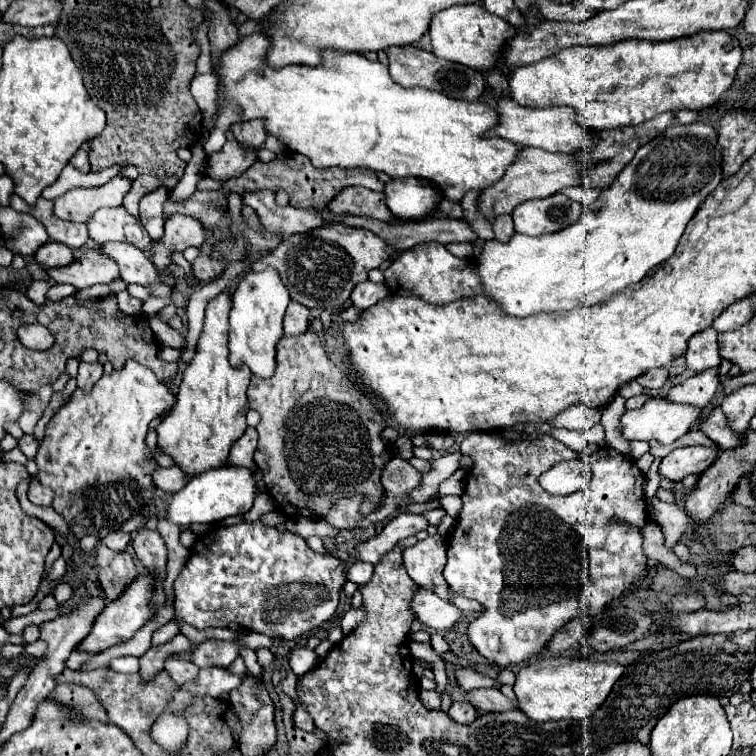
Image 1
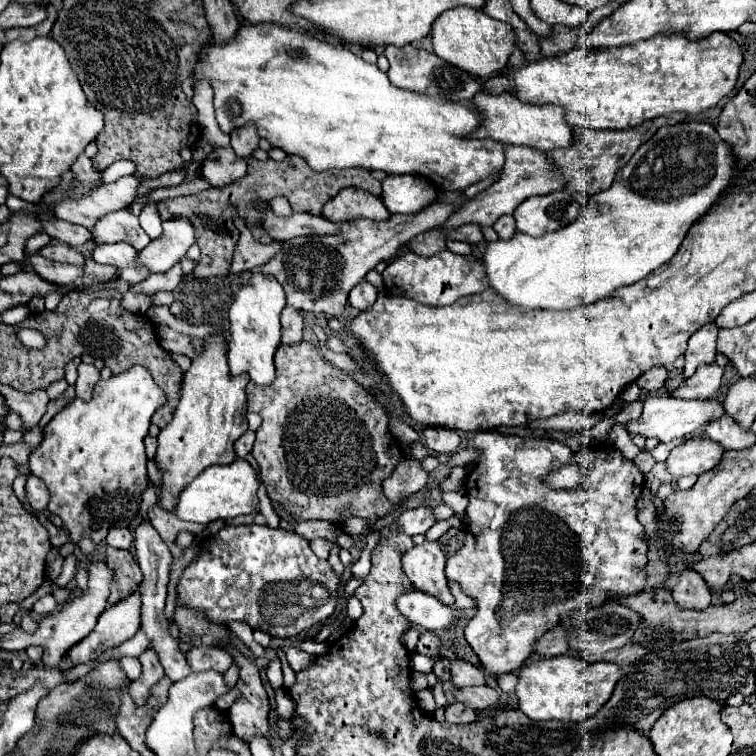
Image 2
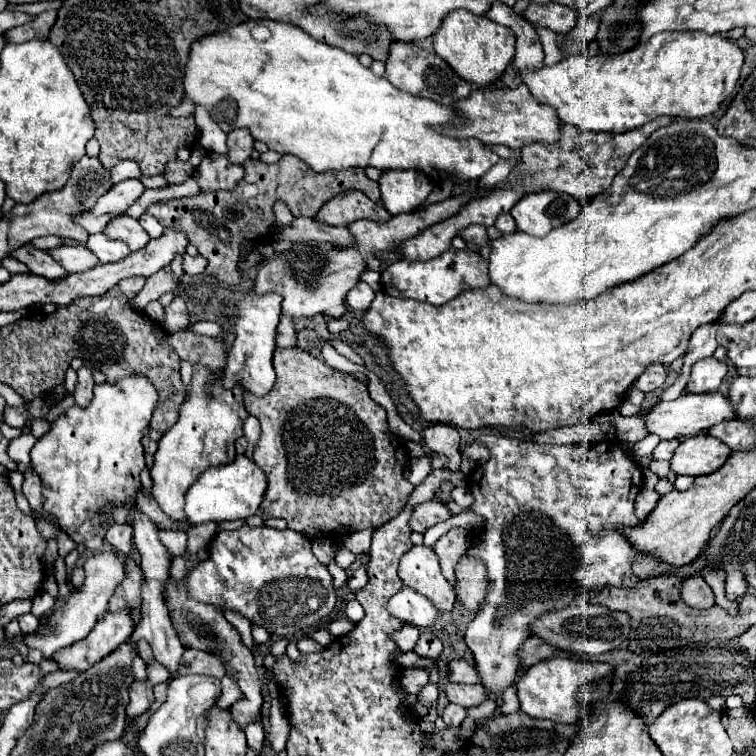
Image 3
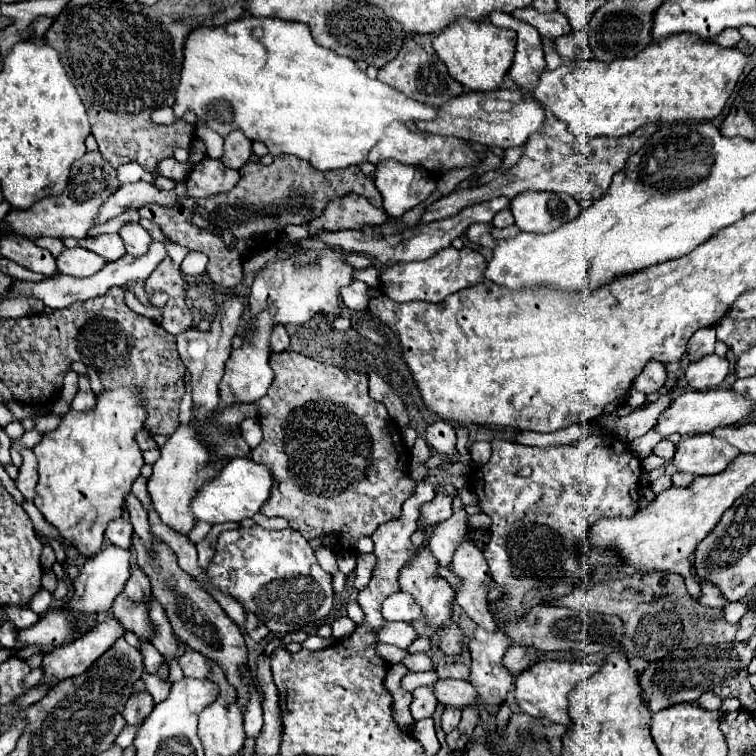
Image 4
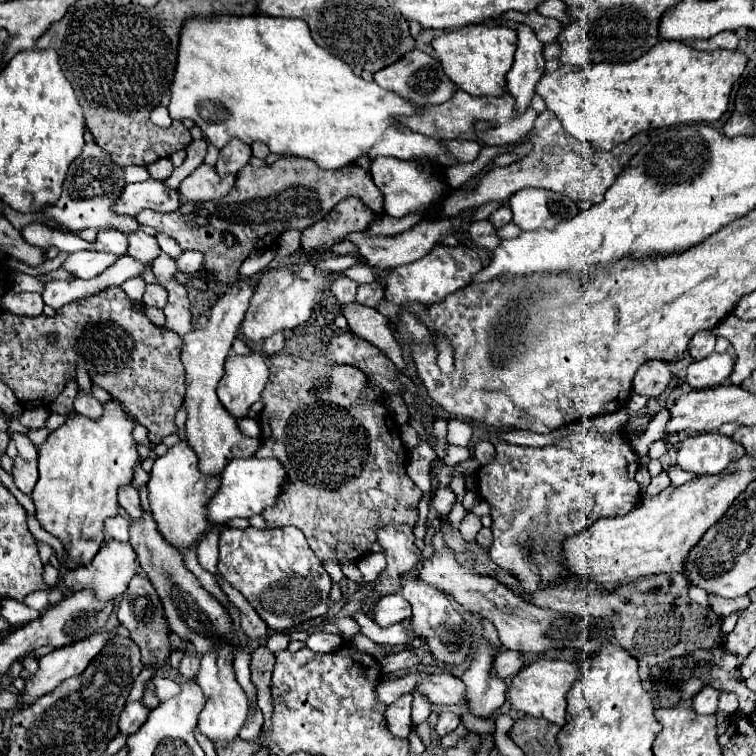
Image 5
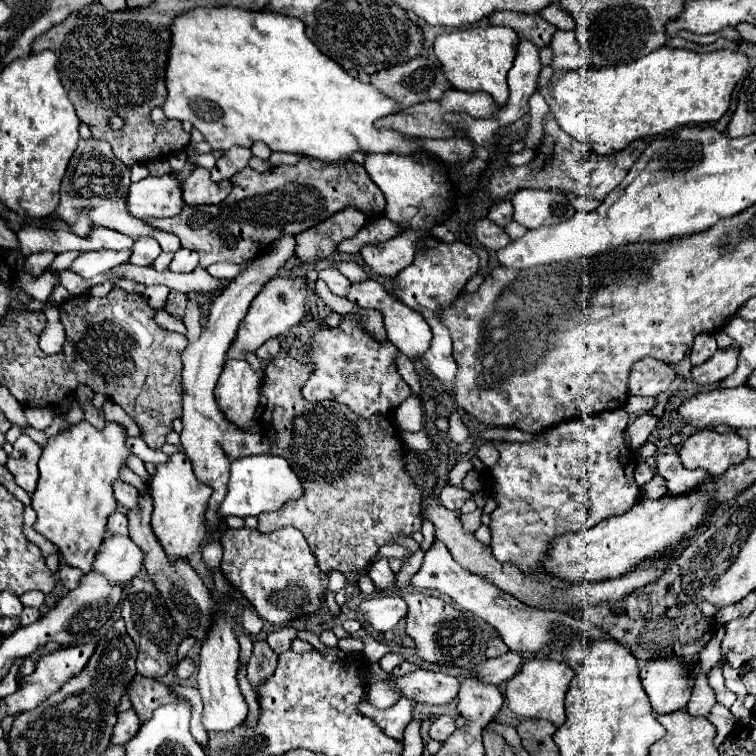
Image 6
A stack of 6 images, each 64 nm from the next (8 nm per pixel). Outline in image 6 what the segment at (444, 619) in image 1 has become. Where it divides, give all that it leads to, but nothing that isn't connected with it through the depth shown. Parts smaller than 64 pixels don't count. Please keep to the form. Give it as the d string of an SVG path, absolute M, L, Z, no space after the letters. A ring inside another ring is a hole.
M376 596L362 600L356 610L364 616L364 624L374 632L388 632L407 614L408 606L402 596Z

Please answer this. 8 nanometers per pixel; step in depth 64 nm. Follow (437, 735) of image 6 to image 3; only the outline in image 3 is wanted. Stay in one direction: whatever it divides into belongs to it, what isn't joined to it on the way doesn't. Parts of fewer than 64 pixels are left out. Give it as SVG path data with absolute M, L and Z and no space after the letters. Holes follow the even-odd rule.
M448 704L446 708L444 708L444 714L442 714L442 718L444 718L444 722L446 722L446 726L460 726L462 724L462 720L466 718L466 708L462 708L462 706L456 706L456 704Z

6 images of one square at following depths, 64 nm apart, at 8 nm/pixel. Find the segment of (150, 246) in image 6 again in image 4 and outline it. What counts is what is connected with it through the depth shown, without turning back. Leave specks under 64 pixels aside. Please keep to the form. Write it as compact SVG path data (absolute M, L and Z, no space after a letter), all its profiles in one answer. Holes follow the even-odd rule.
M134 222L124 224L120 228L120 236L126 244L128 254L132 254L132 256L144 256L152 244L152 236L140 224L134 224Z

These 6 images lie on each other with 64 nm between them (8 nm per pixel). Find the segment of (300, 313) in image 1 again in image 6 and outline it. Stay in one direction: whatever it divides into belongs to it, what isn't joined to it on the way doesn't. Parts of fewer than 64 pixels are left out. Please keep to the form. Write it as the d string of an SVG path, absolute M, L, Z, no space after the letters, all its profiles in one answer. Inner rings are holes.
M270 338L268 342L264 342L264 344L256 350L256 356L258 356L260 360L272 360L272 358L276 358L278 350L280 350L280 342L278 342L276 338Z

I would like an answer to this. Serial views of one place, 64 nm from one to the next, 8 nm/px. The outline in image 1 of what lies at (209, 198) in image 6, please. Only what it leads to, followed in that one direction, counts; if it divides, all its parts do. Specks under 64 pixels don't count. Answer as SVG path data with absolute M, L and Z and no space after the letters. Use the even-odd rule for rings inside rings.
M232 140L232 142L226 142L220 152L208 156L206 176L220 182L228 178L236 178L242 172L246 172L254 160L256 160L256 150L240 148L240 144Z

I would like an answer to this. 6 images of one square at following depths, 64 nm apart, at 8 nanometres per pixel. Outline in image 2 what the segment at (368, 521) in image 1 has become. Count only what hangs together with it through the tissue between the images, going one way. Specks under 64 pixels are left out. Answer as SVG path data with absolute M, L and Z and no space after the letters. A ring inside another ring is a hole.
M406 458L396 466L394 476L390 476L384 482L384 492L392 500L398 500L400 494L412 496L426 486L426 476L428 476L428 470L422 468L420 460ZM352 517L348 519L343 525L344 532L352 535L360 534L363 531L365 531L367 528L369 528L368 522L358 517Z

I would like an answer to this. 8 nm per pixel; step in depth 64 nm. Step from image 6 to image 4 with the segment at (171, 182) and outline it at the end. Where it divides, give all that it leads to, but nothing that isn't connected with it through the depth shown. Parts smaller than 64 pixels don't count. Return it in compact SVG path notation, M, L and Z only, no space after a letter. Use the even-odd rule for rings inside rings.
M134 182L134 184L122 184L116 194L110 196L100 208L100 218L96 224L104 224L110 218L120 216L126 210L140 210L146 204L158 204L158 206L174 206L178 202L178 196L174 190L166 192L160 190L154 184L148 182Z

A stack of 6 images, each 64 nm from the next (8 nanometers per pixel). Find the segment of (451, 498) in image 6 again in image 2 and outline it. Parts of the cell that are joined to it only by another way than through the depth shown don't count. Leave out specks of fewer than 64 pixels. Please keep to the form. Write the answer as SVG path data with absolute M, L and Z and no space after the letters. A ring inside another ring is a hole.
M418 506L418 508L414 508L414 510L404 510L404 512L398 516L398 520L400 520L400 530L406 532L408 536L426 534L426 530L436 524L434 512L432 512L432 508L428 508L428 506Z

